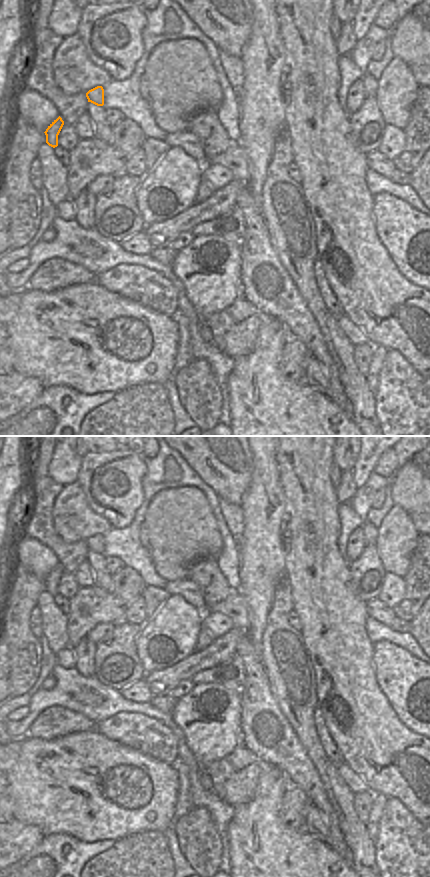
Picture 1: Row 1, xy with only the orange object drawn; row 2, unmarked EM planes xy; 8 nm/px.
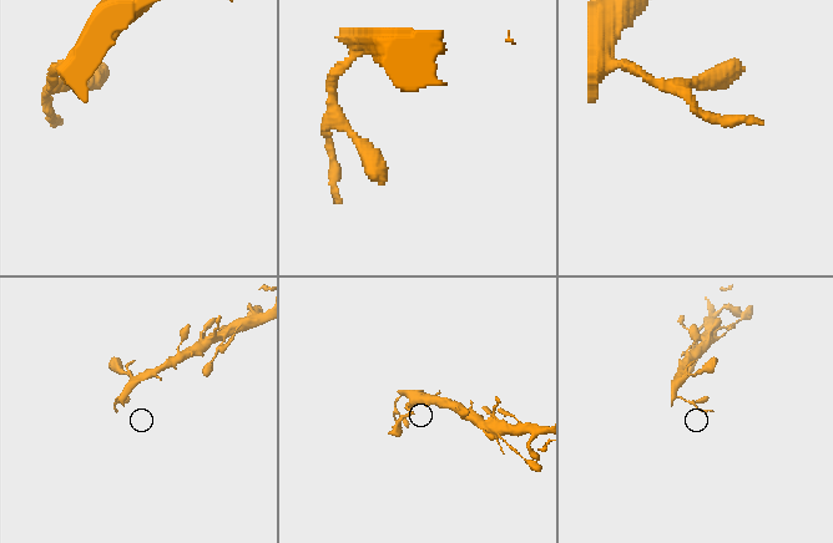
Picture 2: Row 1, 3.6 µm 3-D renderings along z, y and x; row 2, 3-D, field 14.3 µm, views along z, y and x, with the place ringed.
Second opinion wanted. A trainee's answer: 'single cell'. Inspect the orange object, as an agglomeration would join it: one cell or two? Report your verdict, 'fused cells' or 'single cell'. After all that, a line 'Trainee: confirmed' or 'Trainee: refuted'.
single cell
Trainee: confirmed

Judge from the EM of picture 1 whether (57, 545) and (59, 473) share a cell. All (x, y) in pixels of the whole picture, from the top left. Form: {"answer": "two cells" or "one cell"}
{"answer": "two cells"}

